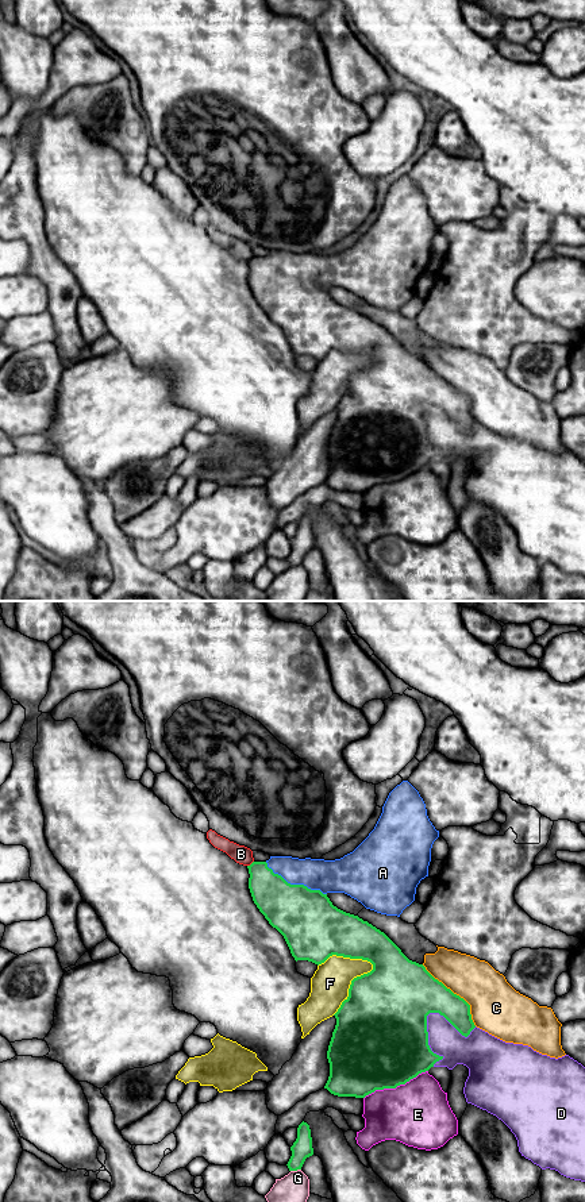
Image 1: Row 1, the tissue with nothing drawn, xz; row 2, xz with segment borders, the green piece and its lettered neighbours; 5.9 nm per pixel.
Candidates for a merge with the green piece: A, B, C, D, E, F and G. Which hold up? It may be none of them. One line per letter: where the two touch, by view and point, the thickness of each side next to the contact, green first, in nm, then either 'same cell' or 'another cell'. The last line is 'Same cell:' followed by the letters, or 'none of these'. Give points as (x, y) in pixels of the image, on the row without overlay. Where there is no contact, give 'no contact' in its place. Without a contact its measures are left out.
A: meets green in xz at (295, 280); 360 nm thick on the green side, 190 nm on the other; same cell
B: meets green in xz at (251, 258); 240 nm thick on the green side, 110 nm on the other; another cell
C: meets green in xz at (455, 389); 300 nm thick on the green side, 300 nm on the other; another cell
D: meets green in xz at (426, 413); 500 nm thick on the green side, 190 nm on the other; another cell
E: meets green in xz at (395, 482); 480 nm thick on the green side, 380 nm on the other; another cell
F: meets green in xz at (351, 378); 480 nm thick on the green side, 220 nm on the other; another cell
G: meets green in xz at (295, 565); 120 nm thick on the green side, 220 nm on the other; another cell
Same cell: A

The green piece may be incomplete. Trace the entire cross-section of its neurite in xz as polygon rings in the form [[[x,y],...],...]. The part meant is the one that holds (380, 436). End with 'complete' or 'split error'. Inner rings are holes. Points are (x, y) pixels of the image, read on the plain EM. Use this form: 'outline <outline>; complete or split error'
outline [[[403,176],[389,188],[374,224],[343,253],[324,255],[270,251],[266,257],[253,257],[247,261],[249,284],[254,298],[269,319],[284,331],[296,357],[308,355],[319,361],[336,350],[367,355],[373,359],[370,367],[351,375],[349,392],[334,409],[336,420],[327,446],[330,471],[324,481],[334,490],[365,493],[376,485],[396,484],[442,455],[443,451],[434,448],[428,440],[427,411],[430,408],[443,411],[465,432],[476,423],[470,400],[463,393],[435,374],[423,359],[409,355],[384,327],[358,311],[338,304],[327,292],[328,288],[345,288],[366,304],[400,312],[403,305],[415,296],[420,276],[428,271],[431,243],[438,232],[439,226],[430,216],[419,186],[408,176]]]; split error

